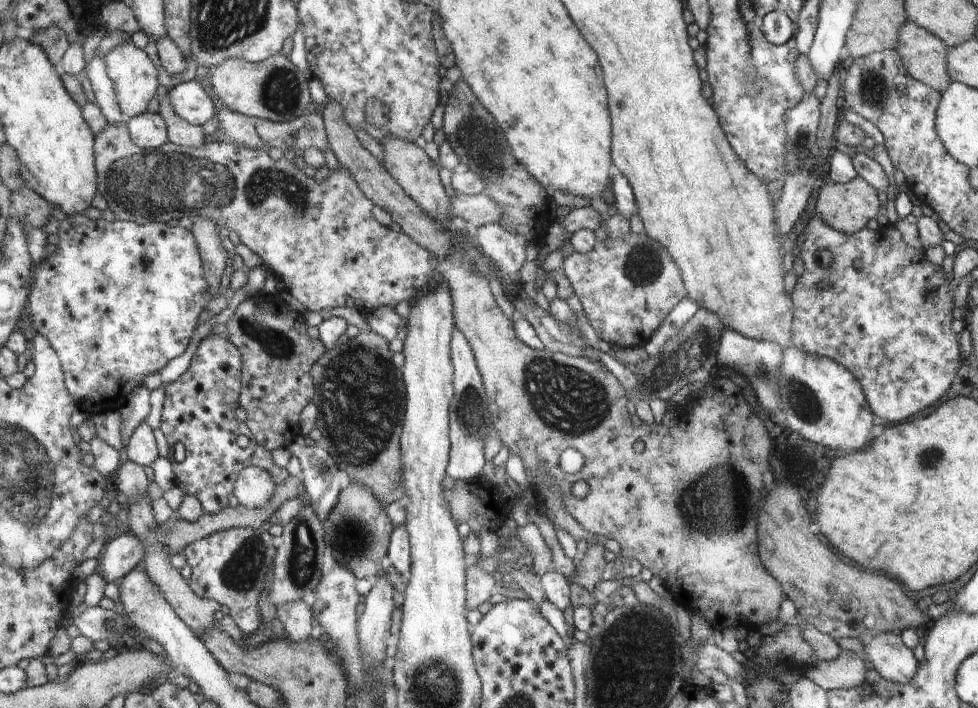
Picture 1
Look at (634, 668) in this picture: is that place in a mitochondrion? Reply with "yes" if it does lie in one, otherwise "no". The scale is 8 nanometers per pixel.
yes

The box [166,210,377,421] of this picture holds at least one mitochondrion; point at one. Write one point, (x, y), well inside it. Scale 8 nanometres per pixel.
(276, 344)

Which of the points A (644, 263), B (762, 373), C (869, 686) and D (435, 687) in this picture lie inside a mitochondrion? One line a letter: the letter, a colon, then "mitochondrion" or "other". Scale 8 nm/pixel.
A: mitochondrion
B: mitochondrion
C: other
D: mitochondrion

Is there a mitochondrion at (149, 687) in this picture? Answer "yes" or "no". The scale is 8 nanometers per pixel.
no

